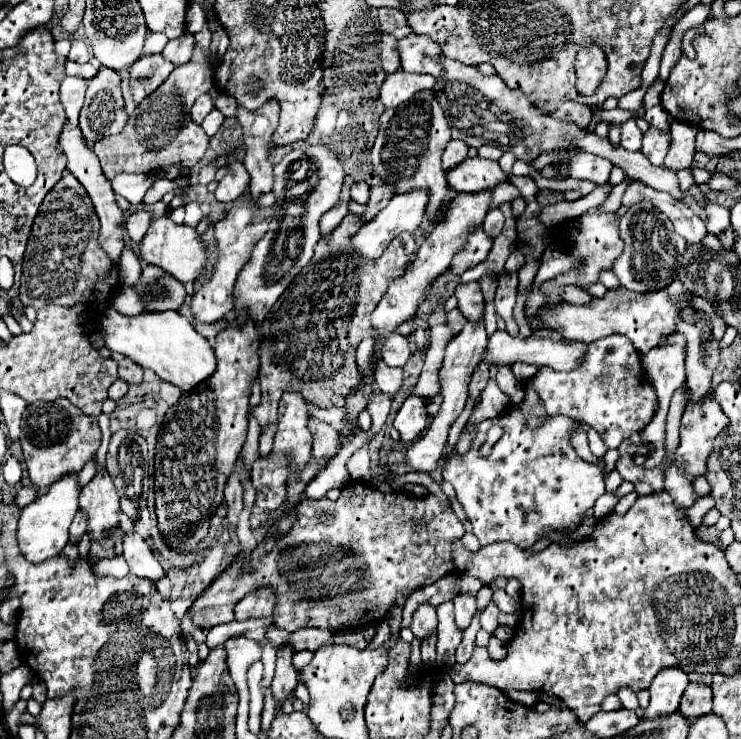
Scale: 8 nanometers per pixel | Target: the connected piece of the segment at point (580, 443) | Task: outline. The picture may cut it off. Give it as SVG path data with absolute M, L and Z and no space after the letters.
M579 427L575 433L573 433L575 437L571 437L571 443L573 443L573 447L579 451L579 455L585 459L585 461L589 461L589 463L597 463L599 459L589 451L589 445L587 445L587 435L585 435L585 431Z

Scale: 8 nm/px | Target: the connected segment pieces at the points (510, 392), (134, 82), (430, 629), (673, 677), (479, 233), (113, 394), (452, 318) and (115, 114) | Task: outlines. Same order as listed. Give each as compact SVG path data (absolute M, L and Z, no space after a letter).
M495 365L495 367L497 367L495 381L497 381L499 389L509 397L509 401L513 405L521 405L523 403L523 385L513 377L511 367L507 367L507 365Z
M161 53L159 55L147 55L135 61L129 69L131 75L131 91L135 103L141 103L147 95L151 95L175 69Z
M419 605L419 609L413 615L413 623L411 623L411 631L413 635L423 641L429 635L433 635L437 629L437 609L433 605Z
M661 669L649 687L651 703L645 709L643 719L655 719L655 717L665 717L675 713L679 709L679 701L687 685L689 685L689 679L683 671Z
M477 225L477 227L469 233L465 247L453 257L453 261L451 261L451 271L453 271L455 275L461 275L463 271L467 271L467 269L471 269L471 267L483 263L483 261L487 259L489 251L491 251L491 247L493 247L493 237L489 237L489 235L483 231L483 225Z
M117 379L117 381L111 385L111 389L109 389L109 397L111 397L113 401L117 401L117 399L125 397L127 391L129 391L129 385L127 385L123 379Z
M459 309L449 311L449 313L447 313L447 321L449 321L449 325L451 325L451 329L453 329L455 333L459 333L459 329L463 329L463 325L467 323L467 319L463 317L463 313L461 313Z
M103 67L99 75L89 81L85 105L79 117L79 127L87 141L95 143L103 137L117 135L125 127L127 113L123 109L119 85L119 73L107 67Z

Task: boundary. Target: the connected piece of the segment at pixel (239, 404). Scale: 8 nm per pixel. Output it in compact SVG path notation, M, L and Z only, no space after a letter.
M235 321L217 333L215 343L217 355L217 371L213 377L203 381L191 389L191 393L183 393L179 403L173 405L161 423L157 449L155 449L155 513L159 531L165 539L165 545L175 549L177 553L195 553L197 545L205 539L209 531L209 519L223 503L223 487L233 473L235 461L241 455L241 447L245 443L247 433L247 415L249 415L249 395L251 385L259 371L259 333L257 327L247 321L247 327L237 327Z

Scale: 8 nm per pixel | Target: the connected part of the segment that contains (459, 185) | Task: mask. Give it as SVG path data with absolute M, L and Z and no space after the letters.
M465 159L447 175L451 187L459 193L479 193L483 189L495 189L501 183L509 183L509 175L491 159Z

